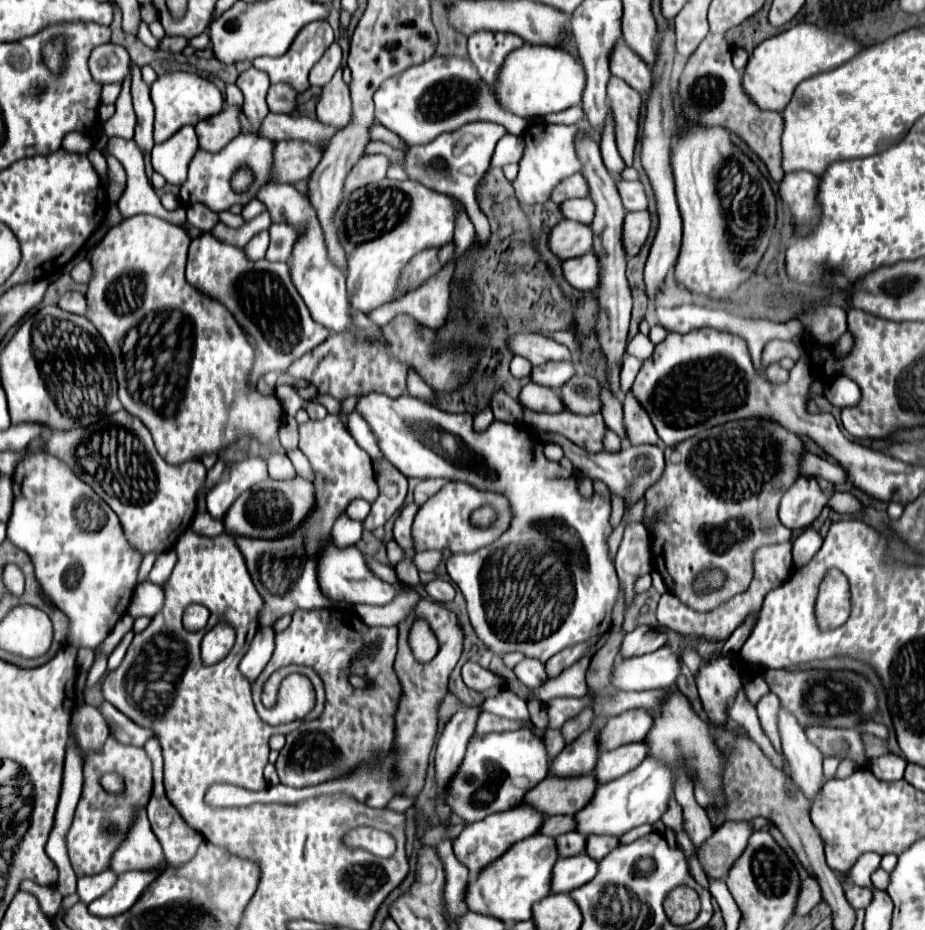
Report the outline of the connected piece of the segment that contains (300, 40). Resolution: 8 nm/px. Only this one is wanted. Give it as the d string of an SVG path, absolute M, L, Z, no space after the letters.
M316 20L312 24L306 24L304 30L298 32L296 40L292 42L292 46L288 48L288 52L284 56L280 56L280 58L268 58L268 56L266 58L256 58L252 64L258 70L266 72L270 76L272 84L276 84L276 82L288 82L288 84L292 84L292 88L296 92L306 92L310 88L310 84L308 84L308 72L310 72L310 68L322 58L324 50L332 42L334 42L334 32L332 32L330 24L326 20Z

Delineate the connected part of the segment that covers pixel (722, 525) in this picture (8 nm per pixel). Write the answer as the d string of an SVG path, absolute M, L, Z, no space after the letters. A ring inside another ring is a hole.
M748 418L748 420L736 420L736 422L726 422L726 424L720 424L720 426L714 426L710 430L704 430L704 432L698 432L696 436L680 442L678 446L674 448L666 448L664 450L664 456L666 456L666 470L662 474L662 478L646 492L646 508L644 508L644 524L646 526L652 526L652 534L650 534L650 548L652 548L652 564L654 564L654 570L660 572L660 576L664 578L668 590L686 606L690 606L692 610L696 612L710 612L714 608L718 608L720 604L728 602L732 596L744 592L752 580L752 556L754 552L764 546L764 544L778 544L778 542L786 542L792 538L792 530L790 528L784 528L784 524L780 524L780 518L778 518L778 504L780 504L780 498L784 496L784 492L794 484L794 480L798 478L798 462L802 458L802 452L804 452L804 444L800 442L800 438L792 432L788 432L786 428L782 426L776 426L772 422L766 422L766 420L760 420L760 418ZM704 568L722 568L728 572L728 580L726 584L712 592L712 594L706 594L706 596L696 596L694 590L692 590L692 582L694 582L694 576L704 570Z

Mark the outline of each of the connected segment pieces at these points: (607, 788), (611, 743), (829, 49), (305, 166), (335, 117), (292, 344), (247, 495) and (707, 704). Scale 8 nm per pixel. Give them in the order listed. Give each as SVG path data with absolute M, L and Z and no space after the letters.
M646 758L636 770L600 784L596 788L596 796L592 796L590 804L586 804L580 812L576 812L576 832L582 836L592 836L592 834L608 834L608 836L622 836L628 830L642 826L642 824L654 824L660 820L664 814L668 800L672 796L672 772L658 760Z
M628 710L620 716L608 718L604 728L600 728L600 750L612 750L636 740L644 740L648 728L652 726L652 716L648 710Z
M798 24L778 36L764 40L750 54L748 64L742 72L742 88L760 110L782 112L802 80L838 68L840 64L854 58L860 50L862 46L856 44L850 36L826 32L812 24Z
M284 140L274 148L274 176L276 182L296 184L308 178L320 162L322 148L304 140Z
M343 66L336 71L336 76L324 86L322 98L316 106L318 120L322 124L342 128L350 122L352 106L350 106L350 90L348 84L342 80Z
M210 232L190 244L186 280L208 296L220 300L234 314L238 324L254 336L256 360L250 378L252 384L266 372L286 372L294 360L322 344L330 334L324 326L312 320L304 300L290 280L288 264L268 260L250 262L242 248L220 242Z
M302 476L294 480L264 480L256 484L254 488L246 490L228 510L224 516L224 528L226 532L234 536L248 536L248 538L264 538L264 540L278 540L280 536L288 536L288 532L296 532L300 524L304 522L304 516L312 512L312 500L314 498L314 488L308 480Z
M716 658L704 662L696 676L702 708L712 724L728 724L728 708L742 688L740 672L734 668L730 658Z

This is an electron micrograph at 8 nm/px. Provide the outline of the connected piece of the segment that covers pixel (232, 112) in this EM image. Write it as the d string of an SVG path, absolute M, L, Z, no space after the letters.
M224 106L224 110L212 118L206 118L196 124L196 134L200 148L204 152L220 152L230 140L240 134L240 110L232 106Z

